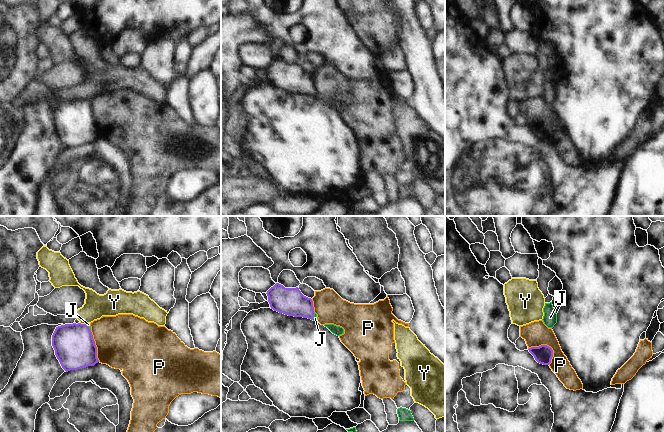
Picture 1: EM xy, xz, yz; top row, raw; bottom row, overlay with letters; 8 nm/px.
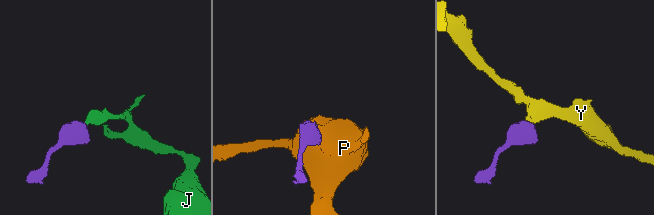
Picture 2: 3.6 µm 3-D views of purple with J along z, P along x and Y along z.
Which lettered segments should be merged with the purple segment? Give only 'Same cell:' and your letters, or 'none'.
Same cell: J

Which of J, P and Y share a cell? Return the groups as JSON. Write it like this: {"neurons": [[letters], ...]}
{"neurons": [["J"], ["P"], ["Y"]]}

